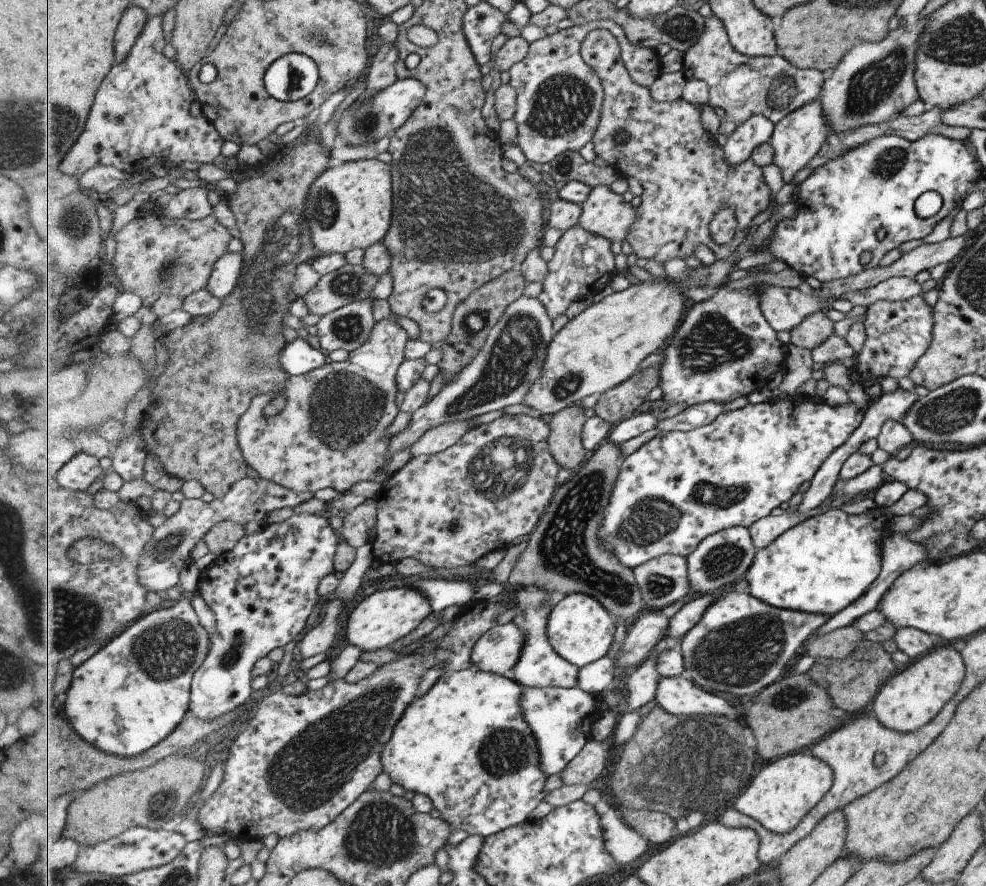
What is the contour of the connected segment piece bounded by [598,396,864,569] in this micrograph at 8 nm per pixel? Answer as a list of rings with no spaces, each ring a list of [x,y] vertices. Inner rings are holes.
[[[789,396],[786,399],[775,399],[772,397],[771,400],[764,403],[750,404],[738,411],[723,413],[713,424],[706,427],[696,428],[692,431],[675,431],[663,435],[657,434],[642,447],[639,447],[636,451],[623,458],[616,485],[614,486],[609,504],[605,509],[604,517],[599,527],[598,538],[604,542],[604,545],[608,549],[611,549],[615,553],[615,556],[626,567],[633,569],[648,560],[656,559],[663,555],[688,557],[706,536],[712,535],[714,532],[736,526],[744,526],[749,529],[758,520],[769,516],[779,504],[783,504],[783,502],[787,502],[787,500],[791,500],[795,496],[795,493],[799,490],[799,486],[805,480],[810,480],[816,474],[816,471],[823,466],[828,456],[836,448],[841,447],[847,442],[852,432],[856,430],[861,419],[864,417],[863,413],[864,408],[852,403],[851,400],[848,403],[834,407],[819,398],[813,400],[811,398],[800,399],[798,396]]]

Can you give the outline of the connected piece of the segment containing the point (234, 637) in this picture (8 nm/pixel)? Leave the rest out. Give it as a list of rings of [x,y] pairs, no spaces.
[[[315,513],[294,514],[280,524],[271,524],[271,526],[262,529],[259,533],[243,537],[231,552],[218,555],[214,563],[203,571],[199,592],[215,614],[217,626],[211,638],[208,658],[204,662],[204,666],[196,672],[196,676],[192,680],[189,714],[193,714],[198,719],[203,719],[204,721],[214,721],[215,719],[229,715],[233,711],[237,711],[245,704],[250,704],[251,694],[253,694],[253,688],[251,688],[251,682],[253,682],[254,678],[252,675],[253,667],[255,667],[261,659],[267,657],[273,649],[289,644],[291,640],[295,640],[295,638],[299,636],[299,632],[305,630],[307,620],[311,618],[315,606],[318,606],[319,584],[321,584],[321,580],[323,580],[329,572],[333,572],[333,556],[335,556],[335,552],[337,552],[337,544],[339,544],[339,535],[333,532],[333,528],[329,526],[327,518],[316,516]]]

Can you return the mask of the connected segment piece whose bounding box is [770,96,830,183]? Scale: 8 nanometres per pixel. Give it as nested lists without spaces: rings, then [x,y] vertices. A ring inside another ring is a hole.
[[[820,96],[813,99],[811,103],[805,103],[791,115],[787,115],[776,129],[770,143],[773,145],[775,160],[780,166],[786,183],[793,182],[793,176],[805,168],[805,163],[821,148],[825,137],[830,134],[830,128],[826,125],[826,118],[820,103]]]

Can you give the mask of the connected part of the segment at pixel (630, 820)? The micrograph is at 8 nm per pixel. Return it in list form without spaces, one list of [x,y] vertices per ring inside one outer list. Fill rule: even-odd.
[[[632,809],[625,817],[627,824],[648,836],[651,846],[665,846],[678,836],[675,819],[661,811]]]

